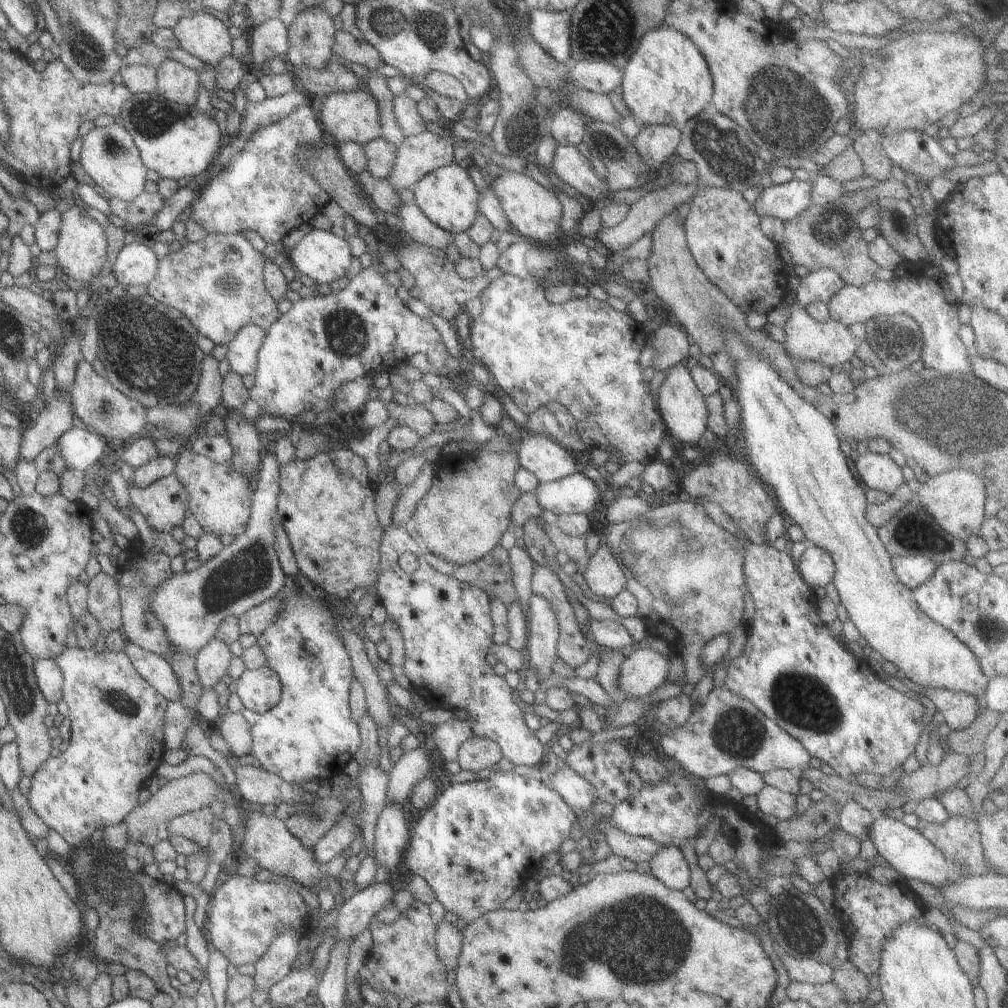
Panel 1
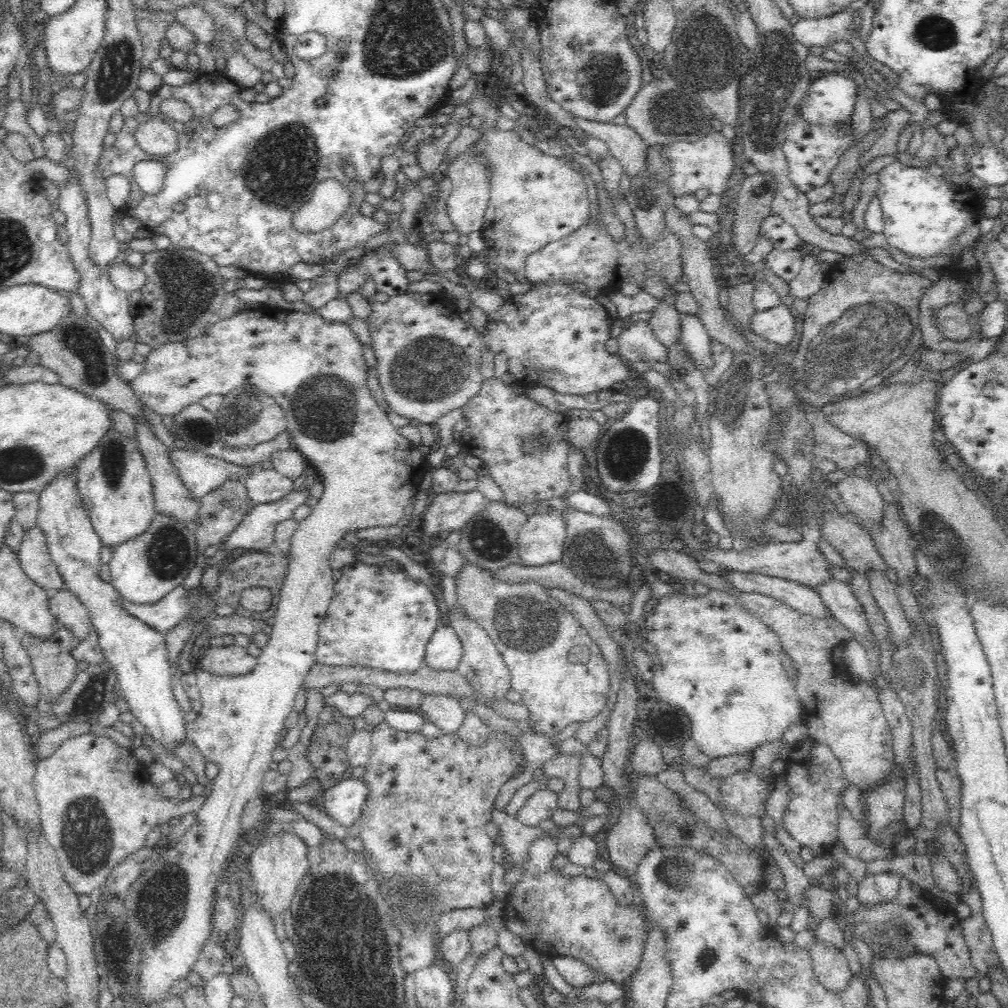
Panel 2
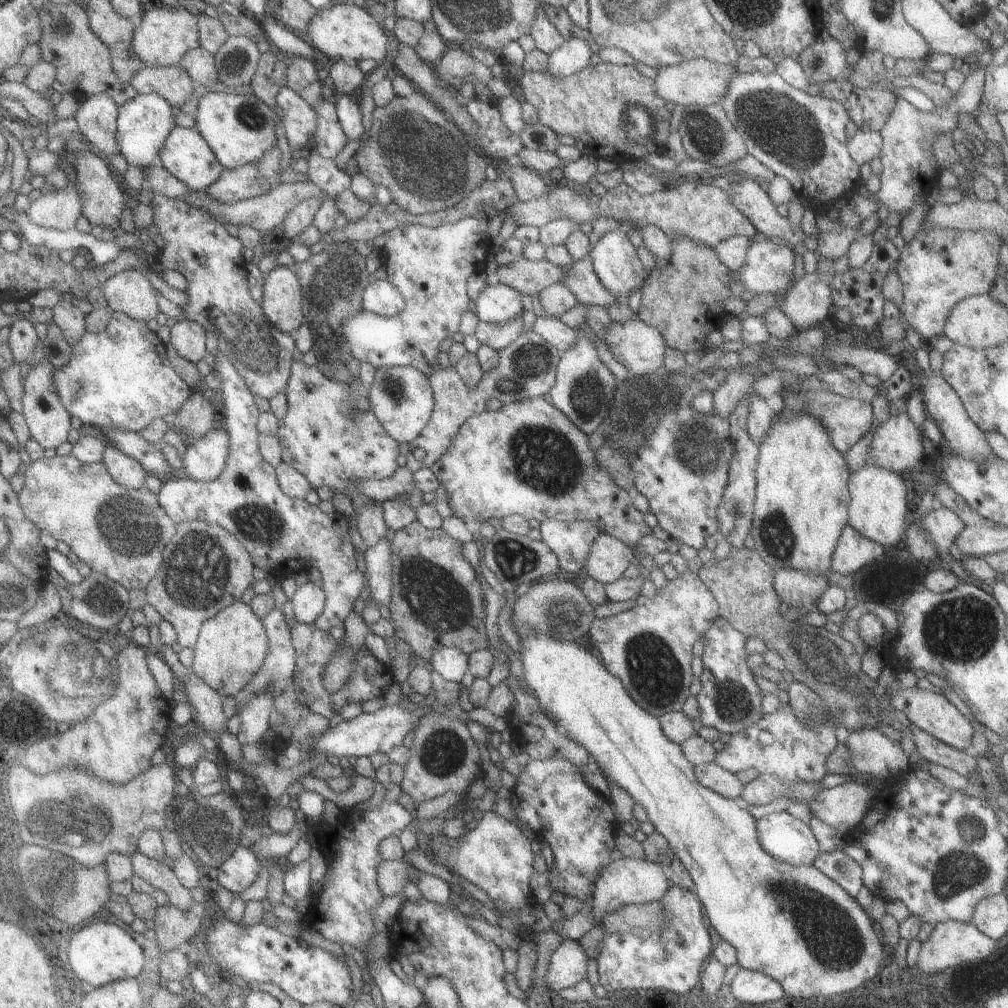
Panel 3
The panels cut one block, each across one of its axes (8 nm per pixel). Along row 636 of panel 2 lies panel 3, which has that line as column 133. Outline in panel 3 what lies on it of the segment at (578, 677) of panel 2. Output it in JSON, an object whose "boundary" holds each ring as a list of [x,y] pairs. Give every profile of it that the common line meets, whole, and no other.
{"boundary":[[[70,454],[67,456],[60,457],[58,455],[49,457],[41,457],[32,460],[24,470],[24,481],[22,487],[16,493],[17,500],[20,509],[23,514],[30,520],[39,530],[45,530],[49,532],[55,540],[61,542],[67,546],[68,550],[73,552],[77,556],[78,560],[87,564],[93,572],[98,572],[112,580],[113,582],[119,583],[126,591],[131,589],[143,589],[146,584],[155,576],[157,570],[159,570],[159,565],[162,559],[162,550],[165,545],[171,540],[173,533],[176,529],[176,524],[163,512],[163,509],[159,506],[157,502],[157,495],[149,492],[144,486],[138,489],[128,489],[118,485],[107,472],[105,465],[99,461],[96,463],[82,463],[76,458],[73,458]]]}

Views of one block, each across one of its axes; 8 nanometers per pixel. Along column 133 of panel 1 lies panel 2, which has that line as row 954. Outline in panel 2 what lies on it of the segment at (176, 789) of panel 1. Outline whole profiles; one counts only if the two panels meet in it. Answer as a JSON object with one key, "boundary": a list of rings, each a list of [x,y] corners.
{"boundary":[[[814,940],[807,949],[814,976],[818,982],[832,992],[839,993],[853,975],[843,950],[827,943]]]}

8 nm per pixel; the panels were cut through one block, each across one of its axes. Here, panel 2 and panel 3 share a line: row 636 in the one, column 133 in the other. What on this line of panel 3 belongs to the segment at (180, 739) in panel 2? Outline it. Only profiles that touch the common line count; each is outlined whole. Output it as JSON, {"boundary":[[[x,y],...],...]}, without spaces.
{"boundary":[[[137,93],[118,108],[115,140],[119,154],[127,164],[147,168],[160,166],[158,152],[167,134],[175,126],[171,106],[155,93]]]}

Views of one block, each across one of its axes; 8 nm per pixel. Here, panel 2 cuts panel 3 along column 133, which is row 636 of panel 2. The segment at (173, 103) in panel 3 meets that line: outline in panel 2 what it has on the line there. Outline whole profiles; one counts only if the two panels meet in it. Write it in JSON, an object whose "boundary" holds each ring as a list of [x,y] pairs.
{"boundary":[[[64,588],[49,598],[49,610],[59,626],[70,631],[79,643],[90,636],[93,626],[87,610],[68,589]]]}

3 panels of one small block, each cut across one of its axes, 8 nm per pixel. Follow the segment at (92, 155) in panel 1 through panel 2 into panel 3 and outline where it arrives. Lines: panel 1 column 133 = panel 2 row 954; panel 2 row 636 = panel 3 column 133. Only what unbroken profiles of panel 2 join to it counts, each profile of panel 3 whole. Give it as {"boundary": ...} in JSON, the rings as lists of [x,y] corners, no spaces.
{"boundary":[[[129,269],[117,272],[104,277],[99,287],[111,312],[119,311],[140,321],[155,318],[159,312],[156,290],[141,271]]]}

